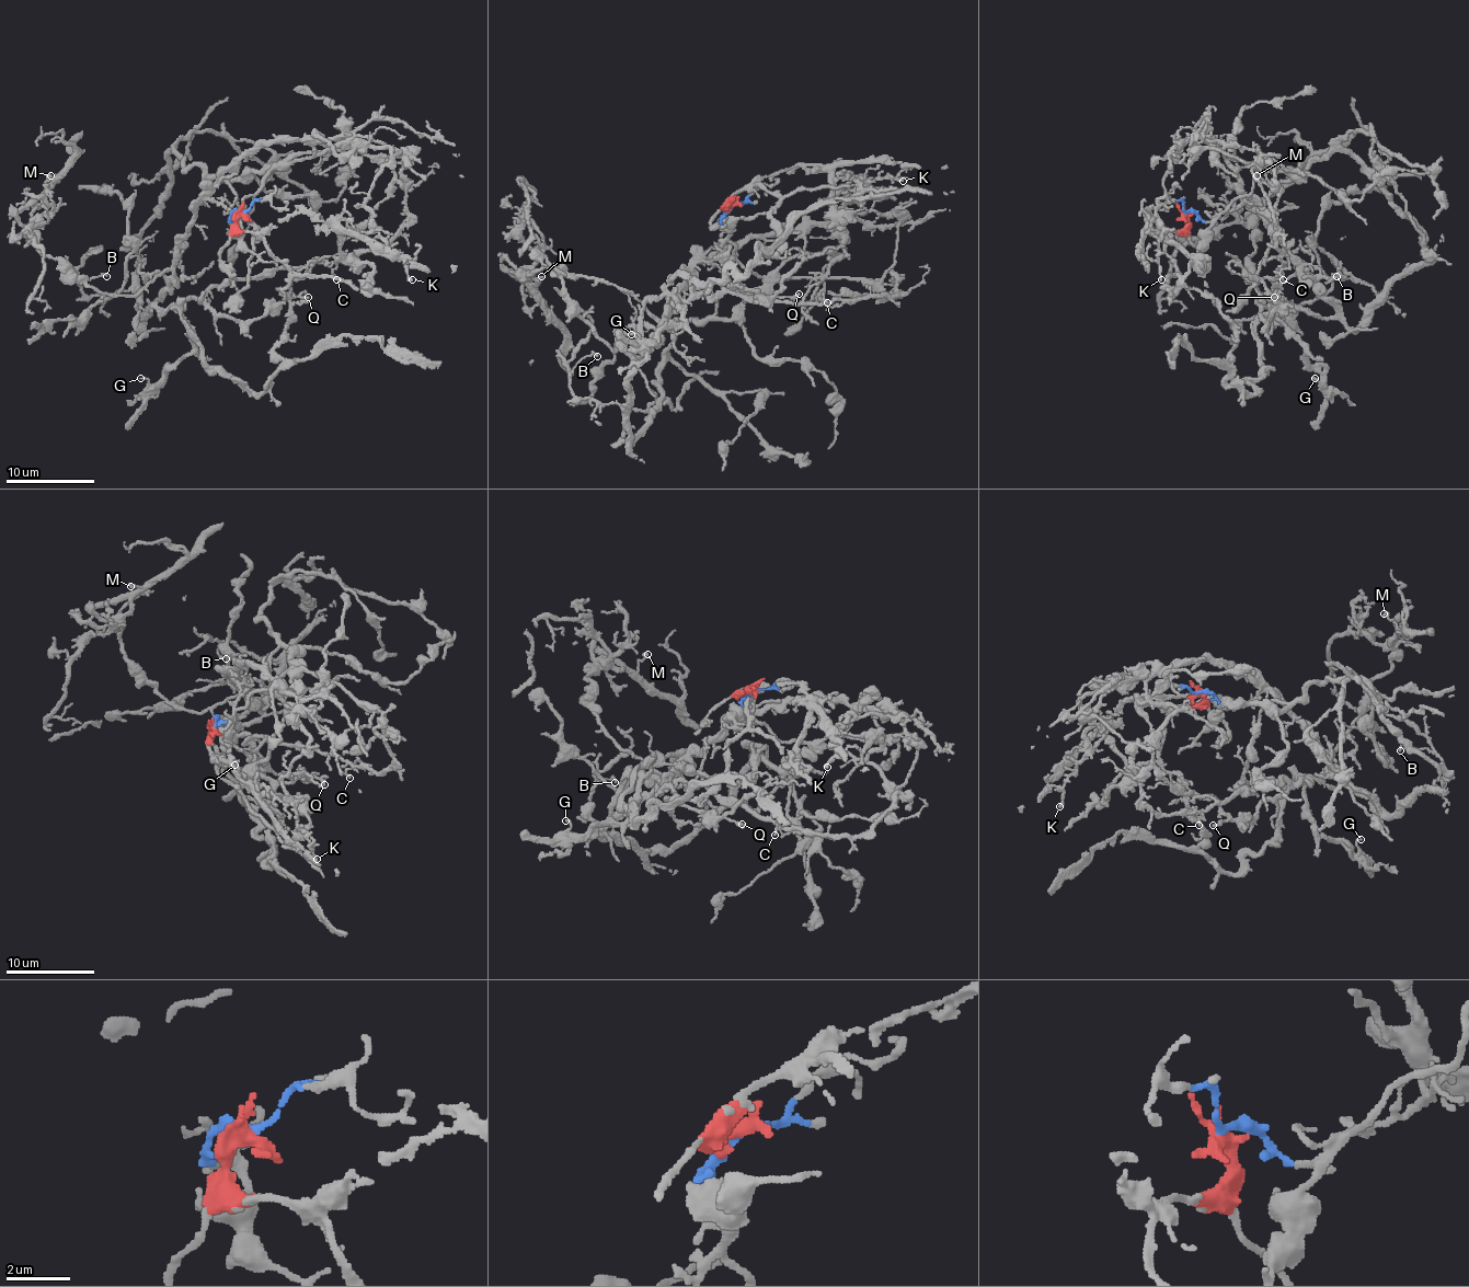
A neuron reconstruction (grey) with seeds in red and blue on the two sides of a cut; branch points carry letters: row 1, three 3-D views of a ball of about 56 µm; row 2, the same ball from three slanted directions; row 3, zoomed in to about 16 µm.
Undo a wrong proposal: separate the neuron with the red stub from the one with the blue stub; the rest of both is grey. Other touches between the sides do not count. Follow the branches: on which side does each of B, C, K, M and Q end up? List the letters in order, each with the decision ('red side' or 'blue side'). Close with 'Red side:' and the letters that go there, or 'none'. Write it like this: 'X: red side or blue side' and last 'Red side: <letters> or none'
B: blue side
C: blue side
K: blue side
M: blue side
Q: blue side
Red side: none

